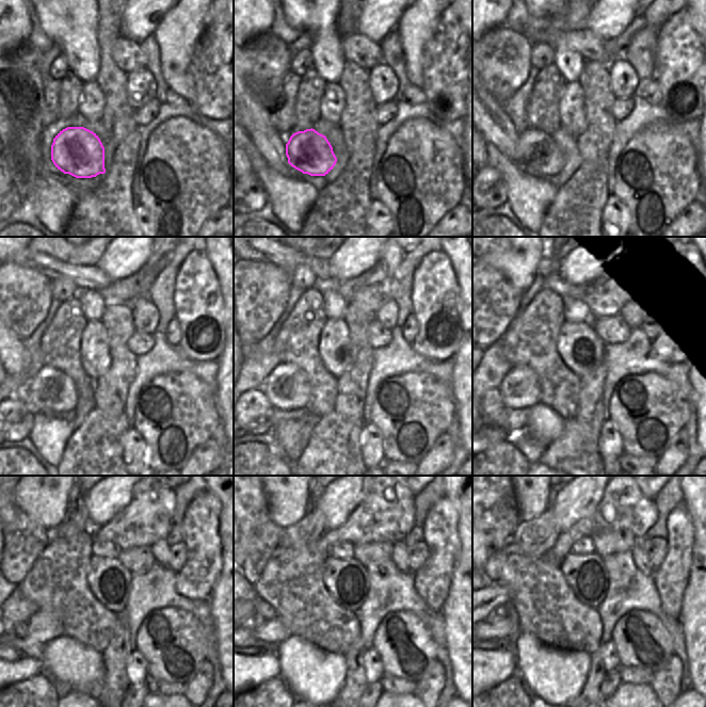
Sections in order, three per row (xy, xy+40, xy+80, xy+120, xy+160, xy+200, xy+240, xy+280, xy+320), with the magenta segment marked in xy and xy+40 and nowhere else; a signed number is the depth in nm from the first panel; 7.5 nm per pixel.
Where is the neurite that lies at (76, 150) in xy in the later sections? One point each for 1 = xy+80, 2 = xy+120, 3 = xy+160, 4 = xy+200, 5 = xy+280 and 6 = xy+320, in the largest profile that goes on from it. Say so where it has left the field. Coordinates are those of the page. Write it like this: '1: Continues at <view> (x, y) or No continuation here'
1: Continues at xy+80 (538, 153)
2: Continues at xy+120 (50, 390)
3: Continues at xy+160 (287, 388)
4: Continues at xy+200 (520, 388)
5: Continues at xy+280 (273, 631)
6: Continues at xy+320 (495, 626).

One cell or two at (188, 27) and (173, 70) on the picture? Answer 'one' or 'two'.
one

